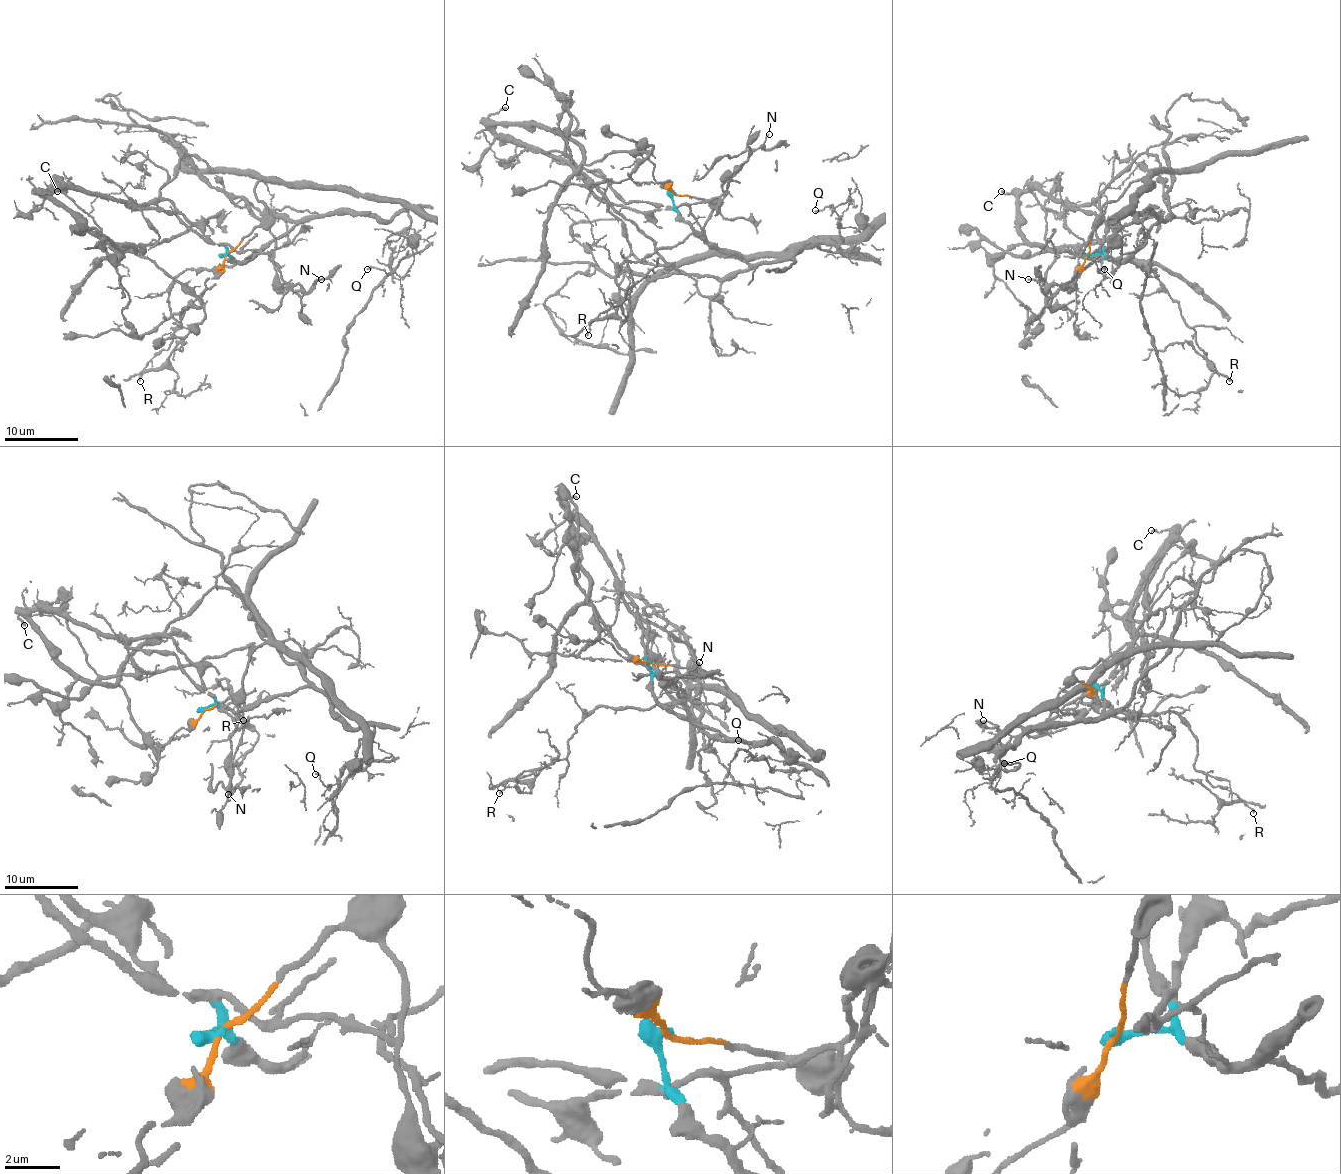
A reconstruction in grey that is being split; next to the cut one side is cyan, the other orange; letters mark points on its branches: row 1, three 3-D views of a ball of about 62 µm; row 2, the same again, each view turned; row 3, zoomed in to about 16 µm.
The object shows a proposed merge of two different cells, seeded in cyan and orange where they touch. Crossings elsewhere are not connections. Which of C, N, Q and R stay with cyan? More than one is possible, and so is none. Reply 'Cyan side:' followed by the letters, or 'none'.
Cyan side: Q, R

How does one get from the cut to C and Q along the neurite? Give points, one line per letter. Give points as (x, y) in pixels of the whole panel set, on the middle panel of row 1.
C: (674, 194), (654, 178), (646, 154), (609, 152), (587, 165), (574, 142), (532, 122), (493, 122), (506, 107)
Q: (674, 194), (674, 209), (709, 242), (751, 264), (807, 244), (859, 248), (836, 251), (835, 209), (814, 211)

